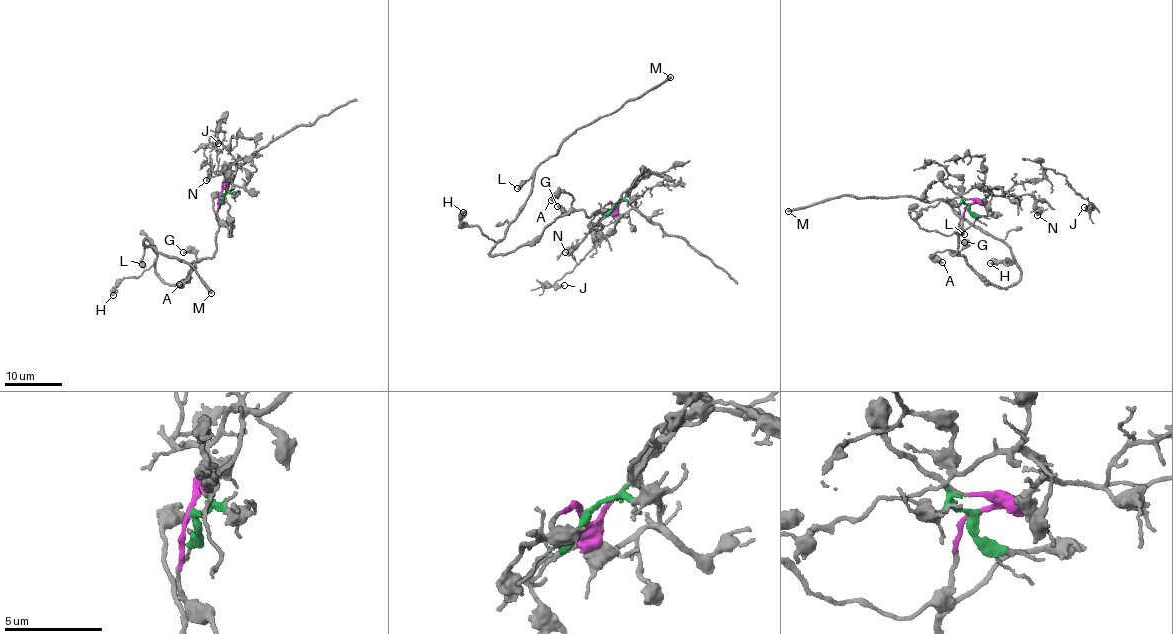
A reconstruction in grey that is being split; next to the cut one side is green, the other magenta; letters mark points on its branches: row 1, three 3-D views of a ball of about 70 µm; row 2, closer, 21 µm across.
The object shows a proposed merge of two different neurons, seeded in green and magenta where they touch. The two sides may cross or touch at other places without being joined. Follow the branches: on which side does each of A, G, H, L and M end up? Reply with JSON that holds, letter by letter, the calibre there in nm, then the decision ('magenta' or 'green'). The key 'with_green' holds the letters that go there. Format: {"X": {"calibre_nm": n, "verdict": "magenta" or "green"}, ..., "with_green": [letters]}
{"A": {"calibre_nm": 400, "verdict": "magenta"}, "G": {"calibre_nm": 380, "verdict": "magenta"}, "H": {"calibre_nm": 400, "verdict": "magenta"}, "L": {"calibre_nm": 480, "verdict": "magenta"}, "M": {"calibre_nm": 340, "verdict": "magenta"}, "with_green": []}

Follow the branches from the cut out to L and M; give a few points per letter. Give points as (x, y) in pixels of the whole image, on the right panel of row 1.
L: (969, 205), (957, 252), (950, 253), (1001, 287), (1019, 280), (1020, 267), (1004, 243), (959, 218), (964, 234)
M: (969, 205), (957, 252), (950, 253), (1005, 288), (1020, 275), (1008, 246), (939, 199), (846, 195), (788, 212)

